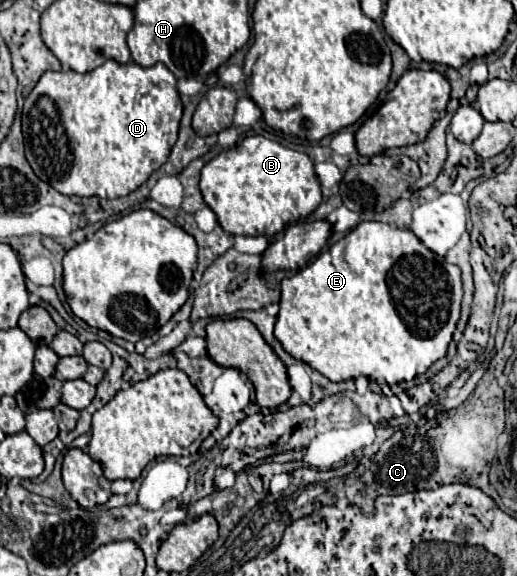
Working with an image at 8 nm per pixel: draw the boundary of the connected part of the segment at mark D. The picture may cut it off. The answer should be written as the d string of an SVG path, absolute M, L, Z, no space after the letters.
M107 61L83 75L75 71L47 71L25 99L25 157L35 175L63 195L97 195L103 199L125 197L165 163L177 141L181 113L183 105L177 93L177 79L163 63L143 69L133 61L125 65Z

